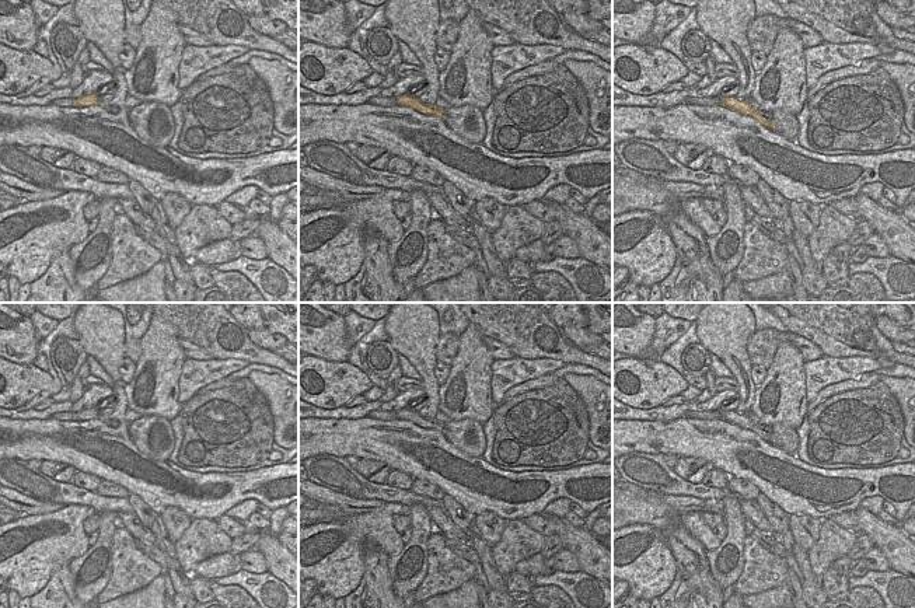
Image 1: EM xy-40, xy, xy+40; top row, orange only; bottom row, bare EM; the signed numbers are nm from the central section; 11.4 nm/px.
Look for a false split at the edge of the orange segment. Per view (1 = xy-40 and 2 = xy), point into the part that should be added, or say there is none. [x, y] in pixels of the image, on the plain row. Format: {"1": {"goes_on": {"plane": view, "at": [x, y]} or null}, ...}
{"1": {"goes_on": null}, "2": {"goes_on": null}}

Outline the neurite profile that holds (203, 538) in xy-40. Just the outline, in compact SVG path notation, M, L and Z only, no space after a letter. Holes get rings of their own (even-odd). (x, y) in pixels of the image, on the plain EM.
M193 518L182 537L174 542L177 560L192 576L193 566L214 555L228 552L231 538L219 528L216 520Z

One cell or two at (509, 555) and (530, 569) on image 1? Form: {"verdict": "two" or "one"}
{"verdict": "two"}

